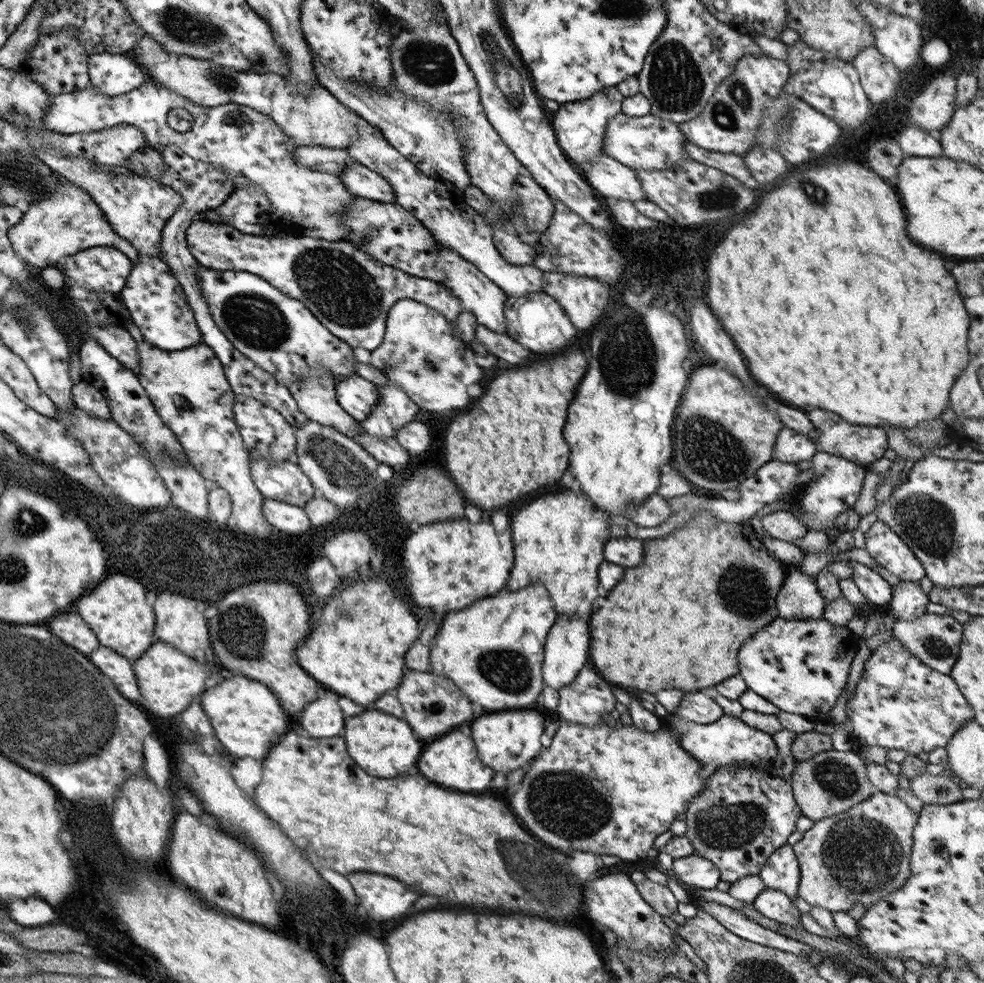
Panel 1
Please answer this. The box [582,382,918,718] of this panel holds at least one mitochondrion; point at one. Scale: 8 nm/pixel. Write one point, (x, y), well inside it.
(709, 452)

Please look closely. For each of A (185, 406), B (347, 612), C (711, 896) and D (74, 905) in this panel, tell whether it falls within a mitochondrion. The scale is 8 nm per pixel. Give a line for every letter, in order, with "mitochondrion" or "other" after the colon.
A: other
B: mitochondrion
C: other
D: other

